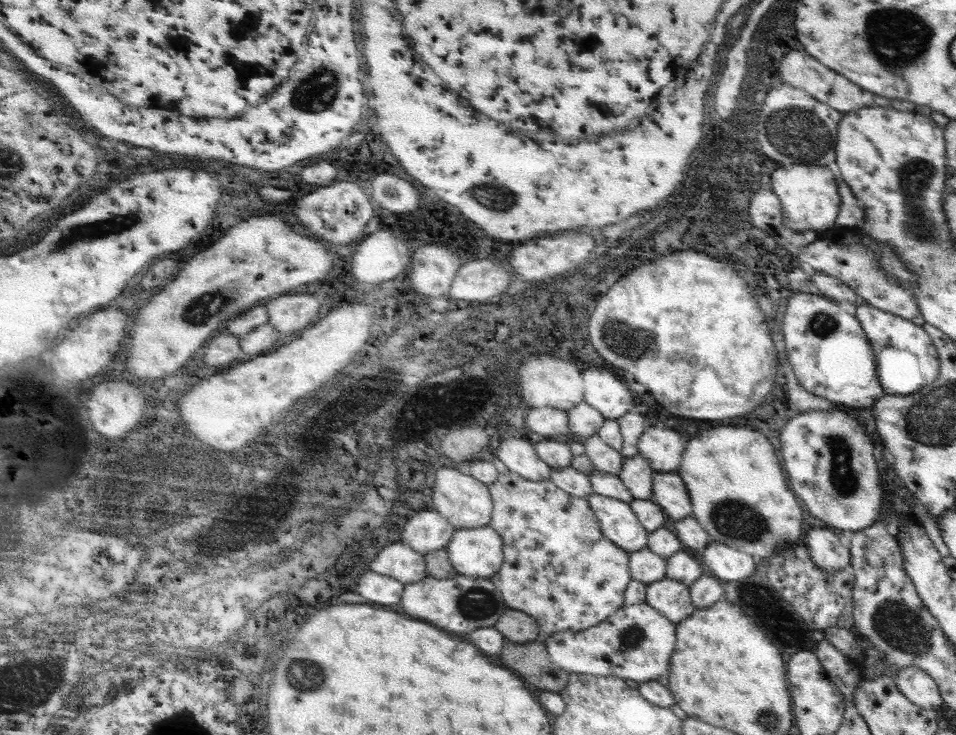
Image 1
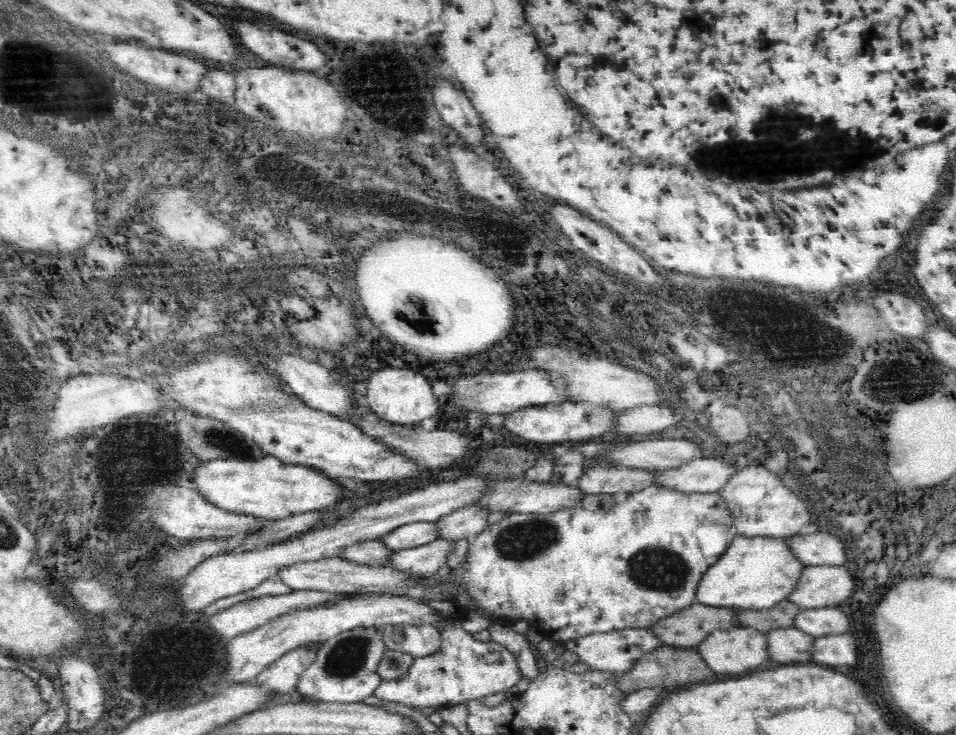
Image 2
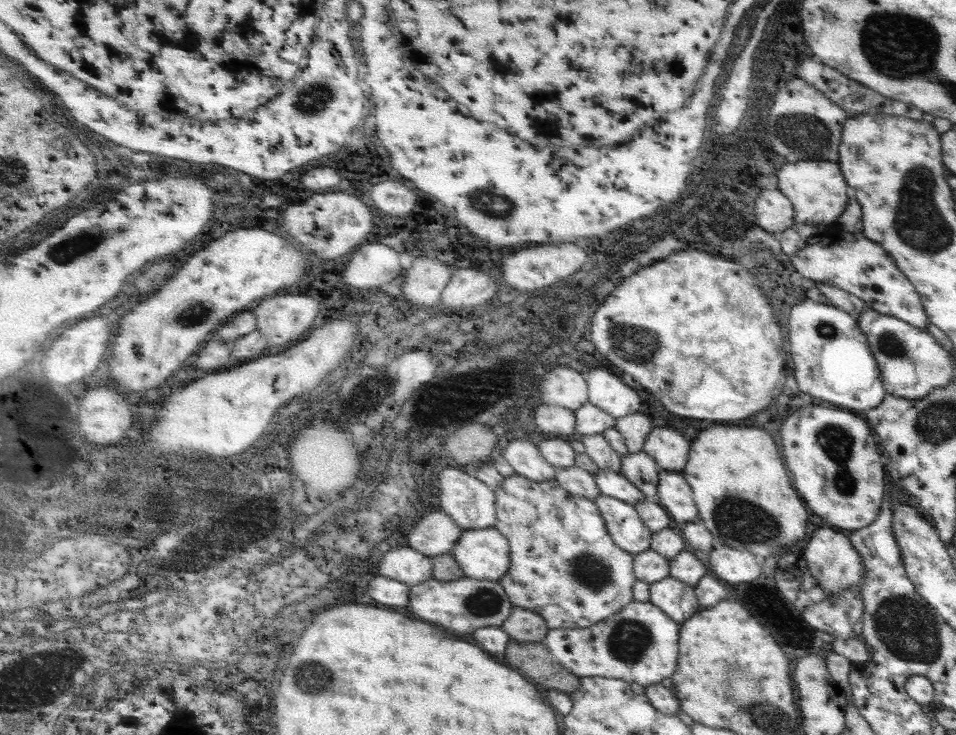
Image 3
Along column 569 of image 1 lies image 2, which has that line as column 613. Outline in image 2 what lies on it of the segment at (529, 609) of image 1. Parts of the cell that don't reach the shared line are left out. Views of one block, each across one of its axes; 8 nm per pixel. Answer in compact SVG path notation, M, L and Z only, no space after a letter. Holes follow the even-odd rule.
M652 486L646 490L636 490L630 494L618 492L618 494L588 494L584 496L576 506L572 508L562 508L560 512L550 512L550 514L514 514L512 518L496 524L492 532L484 532L478 536L474 544L470 544L470 566L464 578L458 578L454 582L464 582L464 586L472 592L476 602L480 604L480 610L484 614L494 612L498 618L502 618L504 624L512 624L514 618L524 618L534 626L546 640L556 640L558 644L566 644L570 640L582 638L582 636L592 636L600 632L622 632L626 628L652 628L660 620L690 608L696 602L696 592L702 576L724 556L732 540L736 540L738 530L736 530L736 520L734 512L728 508L724 498L720 494L684 494L676 492L672 488L664 486Z

